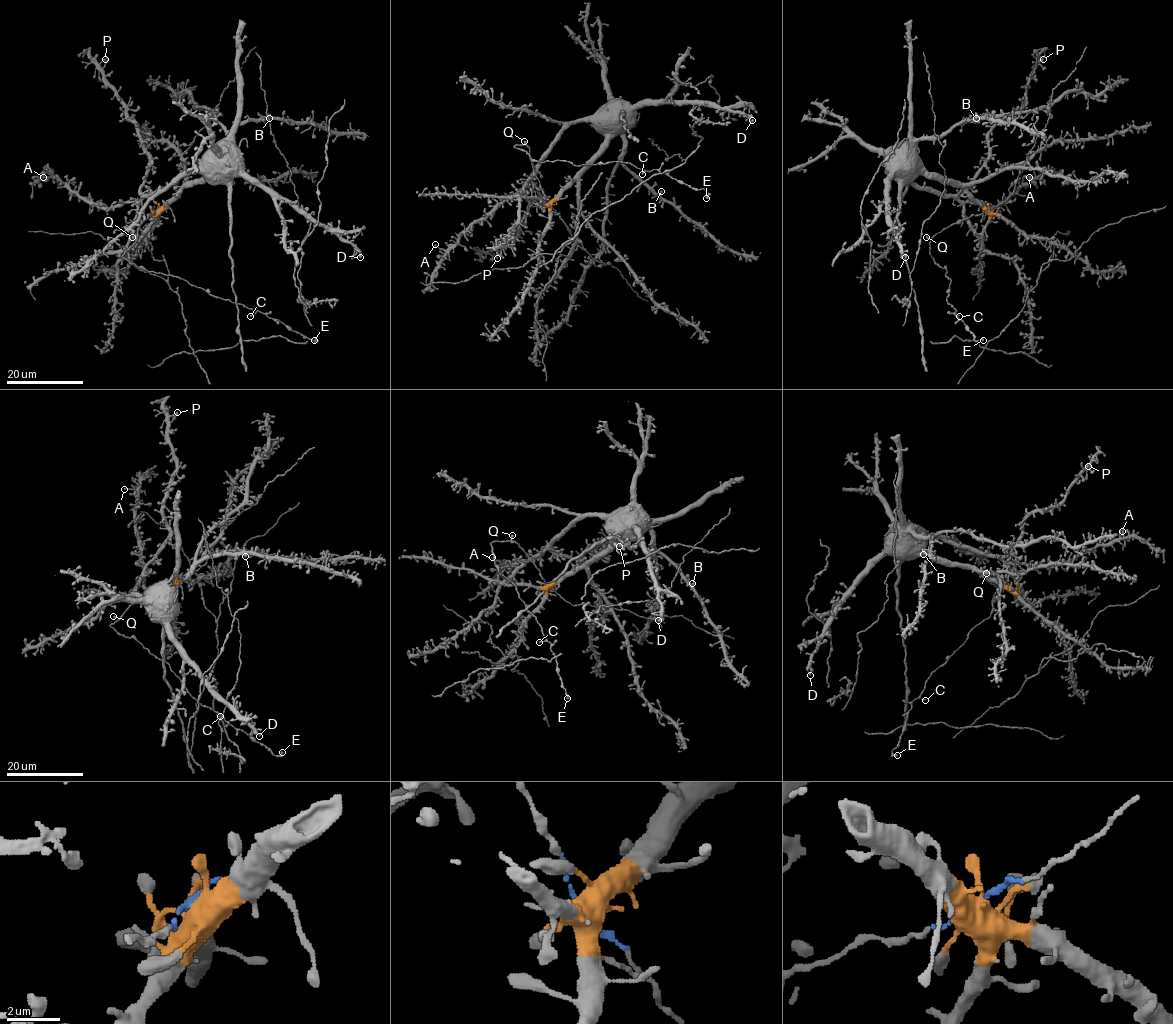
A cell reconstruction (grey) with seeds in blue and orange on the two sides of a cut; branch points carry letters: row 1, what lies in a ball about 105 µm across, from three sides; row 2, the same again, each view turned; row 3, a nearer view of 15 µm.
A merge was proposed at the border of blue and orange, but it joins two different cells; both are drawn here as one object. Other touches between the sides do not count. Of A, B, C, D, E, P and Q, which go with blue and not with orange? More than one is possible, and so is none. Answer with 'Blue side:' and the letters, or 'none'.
Blue side: C, E, Q

